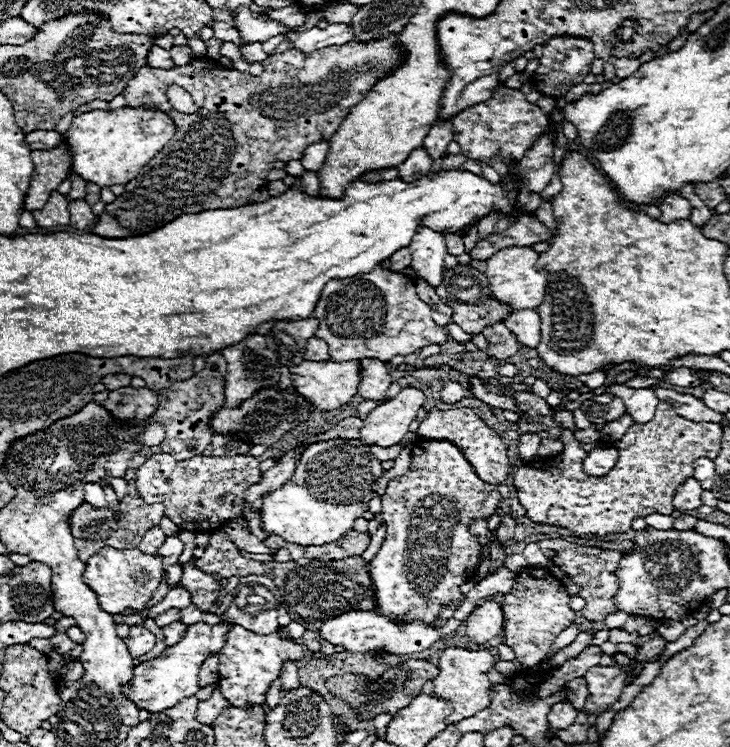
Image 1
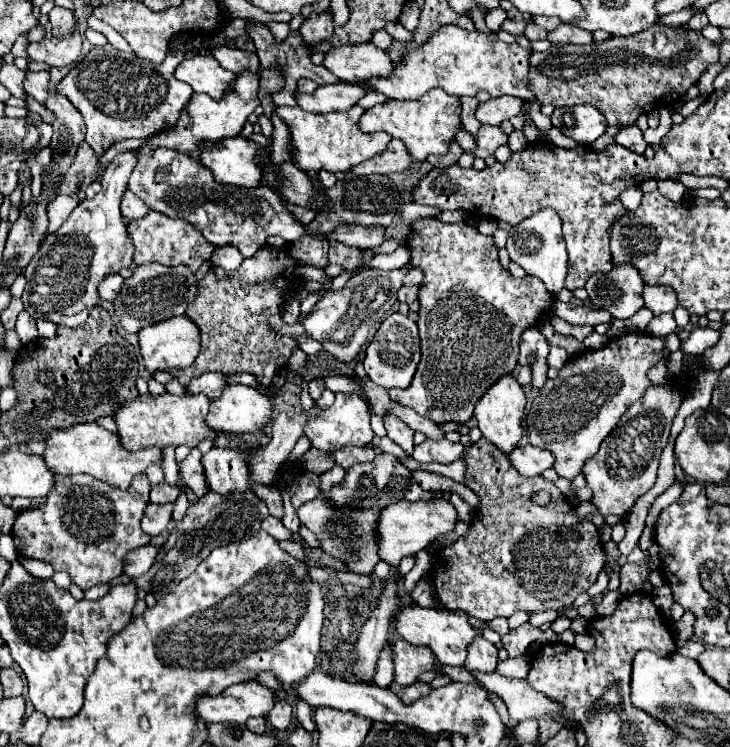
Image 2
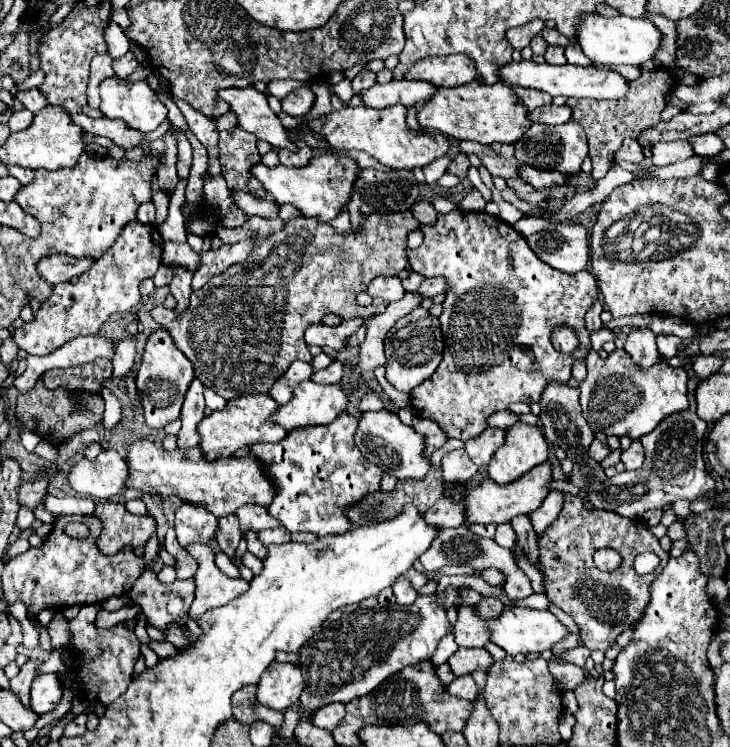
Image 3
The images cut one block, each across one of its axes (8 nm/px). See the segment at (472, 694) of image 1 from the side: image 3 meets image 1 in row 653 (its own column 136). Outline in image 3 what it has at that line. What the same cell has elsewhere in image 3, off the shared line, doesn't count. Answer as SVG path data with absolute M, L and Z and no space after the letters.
M136 440L128 446L128 468L128 488L160 496L174 494L184 502L206 506L216 518L230 516L246 504L270 506L272 498L276 496L276 486L272 478L268 478L264 462L260 462L252 452L242 458L232 456L206 460L198 446L194 450L176 448L174 452L166 452L158 448L152 440Z

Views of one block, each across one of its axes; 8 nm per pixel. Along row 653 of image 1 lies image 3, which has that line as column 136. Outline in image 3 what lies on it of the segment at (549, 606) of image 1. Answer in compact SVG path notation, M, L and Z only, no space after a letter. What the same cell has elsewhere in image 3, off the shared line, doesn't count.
M98 502L94 518L102 522L98 550L106 556L118 554L124 546L132 546L134 550L138 546L144 546L156 530L156 520L152 514L130 514L124 504L114 502Z

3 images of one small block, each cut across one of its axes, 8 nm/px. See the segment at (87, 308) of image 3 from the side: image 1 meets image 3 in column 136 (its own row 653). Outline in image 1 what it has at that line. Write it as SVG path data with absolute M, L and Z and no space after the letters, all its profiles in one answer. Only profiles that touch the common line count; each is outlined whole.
M238 624L226 634L226 644L220 650L220 692L230 700L230 706L242 704L264 704L264 694L268 692L274 678L280 676L282 662L300 660L304 656L304 646L296 642L284 642L272 634L254 634Z

